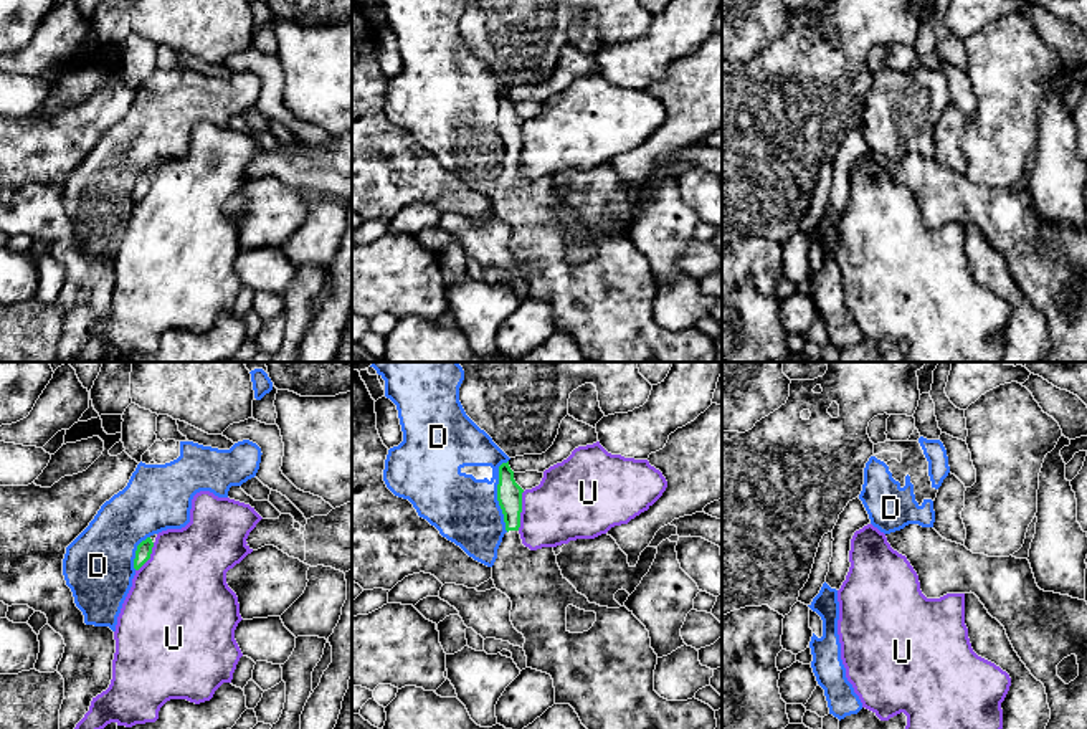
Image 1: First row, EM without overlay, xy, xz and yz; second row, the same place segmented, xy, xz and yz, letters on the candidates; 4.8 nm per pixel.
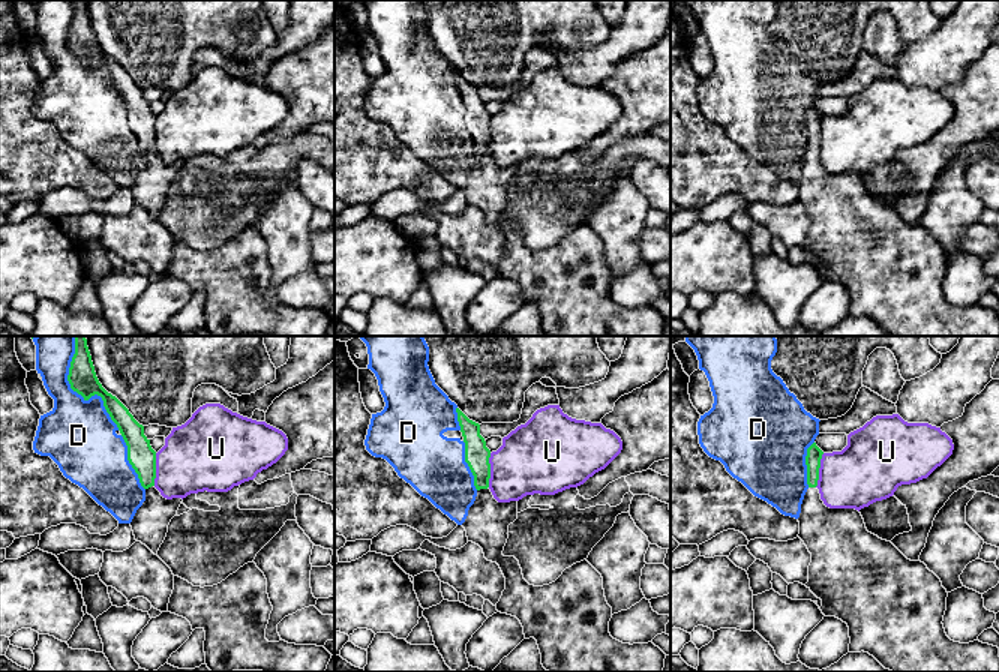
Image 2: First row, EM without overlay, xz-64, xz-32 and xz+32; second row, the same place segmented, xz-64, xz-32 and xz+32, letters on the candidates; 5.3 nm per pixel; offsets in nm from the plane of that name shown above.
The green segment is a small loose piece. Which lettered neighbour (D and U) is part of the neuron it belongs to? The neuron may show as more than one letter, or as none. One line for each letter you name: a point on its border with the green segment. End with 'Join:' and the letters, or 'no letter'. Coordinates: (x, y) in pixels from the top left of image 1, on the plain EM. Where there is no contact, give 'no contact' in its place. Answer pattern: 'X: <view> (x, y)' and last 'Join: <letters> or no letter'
Join: no letter

